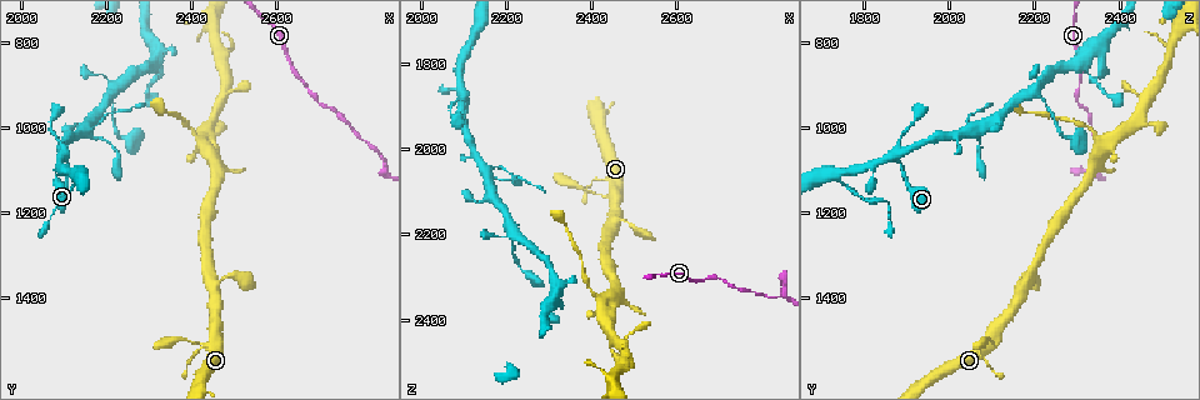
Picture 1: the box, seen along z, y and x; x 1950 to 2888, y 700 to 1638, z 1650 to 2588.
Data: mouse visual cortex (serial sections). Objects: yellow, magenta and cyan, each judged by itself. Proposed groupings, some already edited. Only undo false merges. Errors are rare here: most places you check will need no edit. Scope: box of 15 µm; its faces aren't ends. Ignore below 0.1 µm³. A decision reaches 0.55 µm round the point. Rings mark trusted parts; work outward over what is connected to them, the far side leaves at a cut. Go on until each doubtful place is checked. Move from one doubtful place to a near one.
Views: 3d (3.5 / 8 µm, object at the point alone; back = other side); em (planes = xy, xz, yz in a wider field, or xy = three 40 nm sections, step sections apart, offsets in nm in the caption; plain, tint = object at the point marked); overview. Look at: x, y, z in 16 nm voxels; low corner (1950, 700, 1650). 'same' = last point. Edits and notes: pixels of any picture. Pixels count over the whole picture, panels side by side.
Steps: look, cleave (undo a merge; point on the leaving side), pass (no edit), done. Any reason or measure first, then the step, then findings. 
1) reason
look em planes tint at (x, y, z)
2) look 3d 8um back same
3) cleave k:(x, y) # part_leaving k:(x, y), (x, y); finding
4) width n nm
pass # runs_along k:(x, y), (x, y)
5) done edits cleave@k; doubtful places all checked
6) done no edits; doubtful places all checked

four-way junction
look 3d 3.5um at (2100, 1065, 1880)

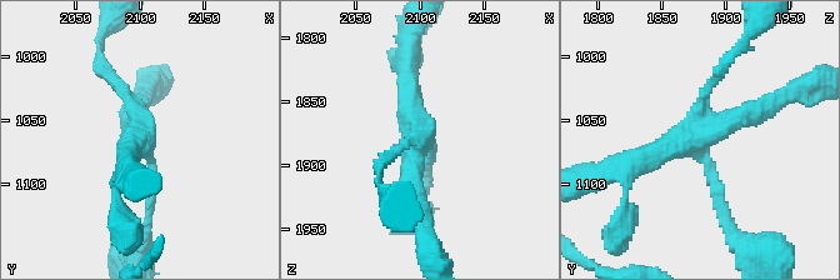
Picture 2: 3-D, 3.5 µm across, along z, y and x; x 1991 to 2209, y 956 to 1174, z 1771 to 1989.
arms 4; arm_widths 150, 150, 250, 300 nm; now the EM
look em xy step 1 tint at (2102, 1064, 1874)

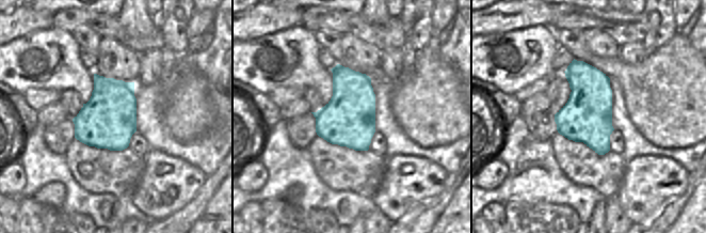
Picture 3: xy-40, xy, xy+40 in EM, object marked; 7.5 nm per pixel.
width 400 nm
pass # runs_along 2:(724, 211), (695, 139), (765, 104); one cell here

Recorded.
look 3d 3.5um at (2390, 995, 2325)

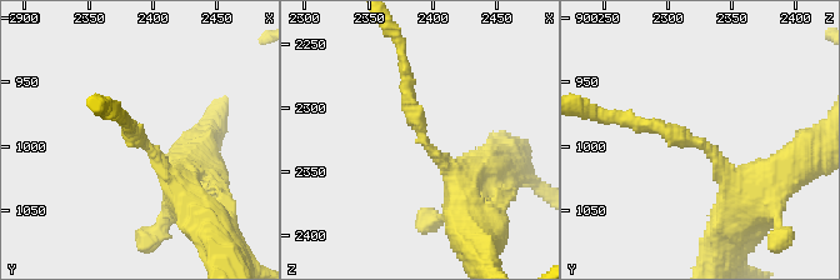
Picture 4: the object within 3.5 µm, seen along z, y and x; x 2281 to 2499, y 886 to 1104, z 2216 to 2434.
need the tissue
look em planes tint at (2394, 998, 2324)

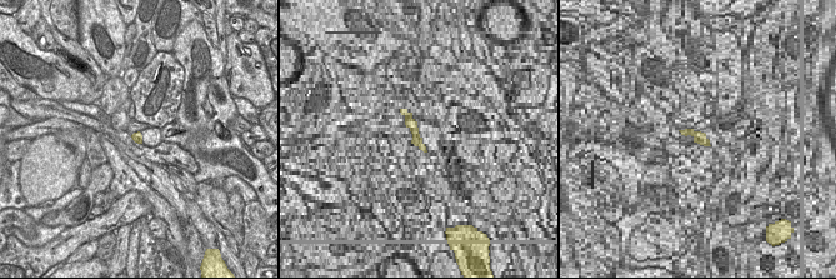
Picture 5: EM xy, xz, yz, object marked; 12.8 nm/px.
look em xy step 2 tint same

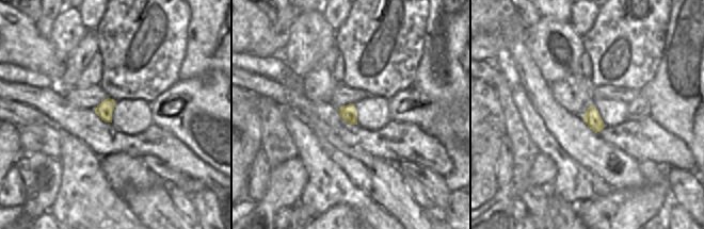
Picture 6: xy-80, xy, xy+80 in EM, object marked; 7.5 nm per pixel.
pass # runs_along 4:(759, 201), (708, 148), (628, 121); all the same cell

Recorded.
sharp bend
look 3d 3.5um at (2845, 1090, 2345)

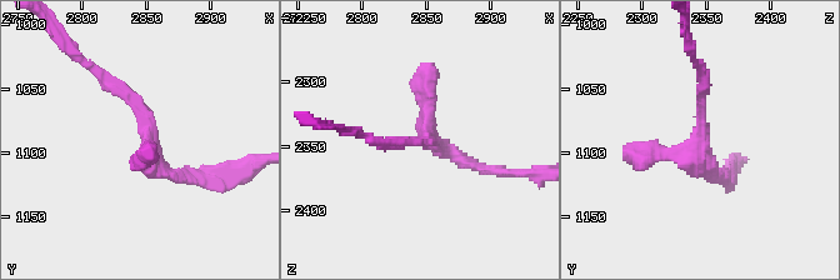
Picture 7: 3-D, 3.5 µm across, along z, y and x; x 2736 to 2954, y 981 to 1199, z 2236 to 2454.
pass # runs_along 7:(701, 69), (689, 153), (630, 153); continuous, no second cell

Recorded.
done no edits; doubtful places all checked

